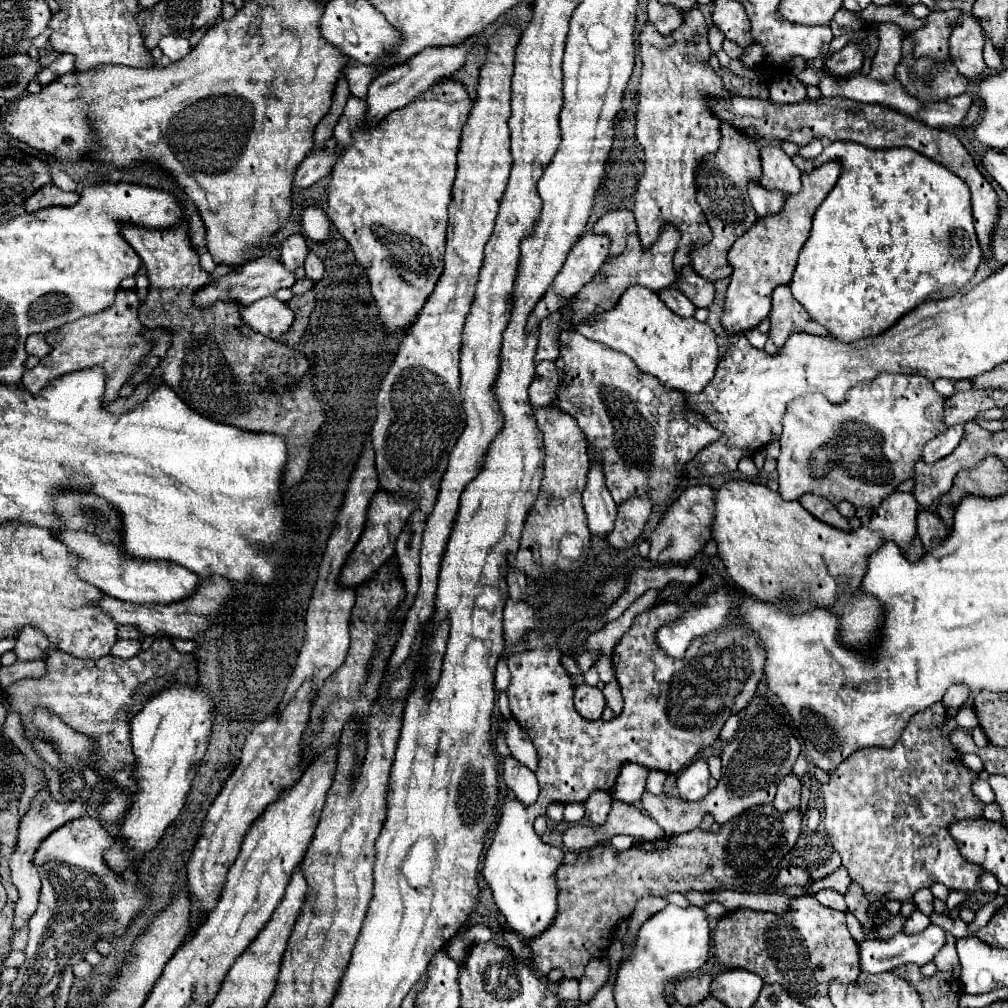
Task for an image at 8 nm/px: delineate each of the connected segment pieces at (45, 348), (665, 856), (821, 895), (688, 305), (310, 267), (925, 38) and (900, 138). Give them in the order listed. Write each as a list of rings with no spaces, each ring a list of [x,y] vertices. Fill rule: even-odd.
[[[30,334],[26,340],[26,350],[28,350],[28,354],[36,354],[42,358],[50,352],[50,344],[46,342],[44,334]]]
[[[762,804],[754,806],[740,816],[726,822],[718,834],[692,830],[680,836],[664,836],[654,842],[638,842],[624,852],[614,852],[608,844],[598,844],[594,848],[582,850],[580,858],[574,866],[562,864],[556,870],[556,888],[558,888],[558,912],[554,922],[538,936],[528,938],[524,944],[532,952],[532,968],[540,974],[548,974],[554,968],[564,972],[564,978],[580,978],[584,974],[584,966],[592,956],[612,944],[614,930],[620,920],[628,918],[634,910],[638,898],[654,892],[658,896],[668,896],[672,892],[688,894],[688,892],[708,892],[708,890],[731,889],[743,892],[746,883],[760,884],[770,878],[778,866],[778,862],[792,850],[800,834],[800,812],[784,812],[780,814],[774,806]]]
[[[820,890],[816,892],[816,900],[822,902],[824,906],[828,908],[834,908],[834,910],[846,910],[846,902],[844,902],[844,896],[838,894],[836,890]]]
[[[666,286],[666,288],[662,288],[660,290],[660,298],[664,300],[664,304],[672,310],[672,312],[676,312],[678,316],[682,316],[682,318],[690,318],[690,316],[694,316],[694,304],[678,290],[678,288],[674,288],[674,286]]]
[[[308,250],[308,256],[306,256],[306,260],[304,260],[304,270],[306,270],[306,276],[312,278],[314,282],[318,282],[318,280],[322,278],[322,274],[324,274],[324,264],[322,264],[322,260],[314,254],[314,250]]]
[[[949,10],[945,12],[932,12],[926,18],[926,24],[910,30],[908,36],[912,38],[914,44],[914,56],[928,56],[934,62],[952,62],[950,56],[950,46],[948,46],[948,38],[952,34],[952,30],[962,12],[959,10]]]
[[[724,96],[724,98],[708,98],[708,108],[722,122],[732,124],[742,130],[750,138],[758,140],[790,140],[798,146],[804,146],[812,138],[828,138],[828,140],[850,140],[864,144],[868,148],[912,148],[930,160],[946,166],[950,172],[960,176],[972,194],[972,216],[978,234],[978,242],[982,246],[984,258],[992,256],[990,252],[990,234],[996,226],[998,218],[998,196],[990,182],[978,172],[972,156],[966,152],[962,142],[948,130],[938,130],[914,120],[906,114],[900,114],[888,106],[870,106],[852,102],[846,98],[820,98],[820,100],[802,100],[798,104],[776,104],[760,98],[744,98],[744,96]]]

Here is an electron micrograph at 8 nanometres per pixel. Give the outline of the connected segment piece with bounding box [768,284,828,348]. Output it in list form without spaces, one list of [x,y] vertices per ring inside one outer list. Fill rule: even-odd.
[[[782,284],[782,286],[776,286],[776,290],[772,292],[772,312],[770,312],[768,338],[778,348],[782,348],[794,330],[796,332],[810,332],[810,334],[818,334],[818,336],[828,334],[824,330],[824,326],[814,322],[808,316],[808,312],[792,298],[790,286]]]

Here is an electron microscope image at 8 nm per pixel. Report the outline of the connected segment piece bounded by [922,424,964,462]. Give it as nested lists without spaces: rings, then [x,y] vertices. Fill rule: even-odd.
[[[956,424],[956,426],[948,428],[944,434],[932,438],[932,440],[924,446],[922,460],[926,460],[926,462],[936,462],[936,460],[946,458],[946,456],[952,454],[954,448],[960,444],[962,436],[964,436],[964,426],[962,426],[962,424]]]

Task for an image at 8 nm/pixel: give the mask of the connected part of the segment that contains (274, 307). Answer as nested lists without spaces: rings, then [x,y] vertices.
[[[274,296],[256,300],[254,304],[242,308],[240,314],[252,330],[264,336],[270,334],[272,338],[284,336],[294,322],[294,310]]]

